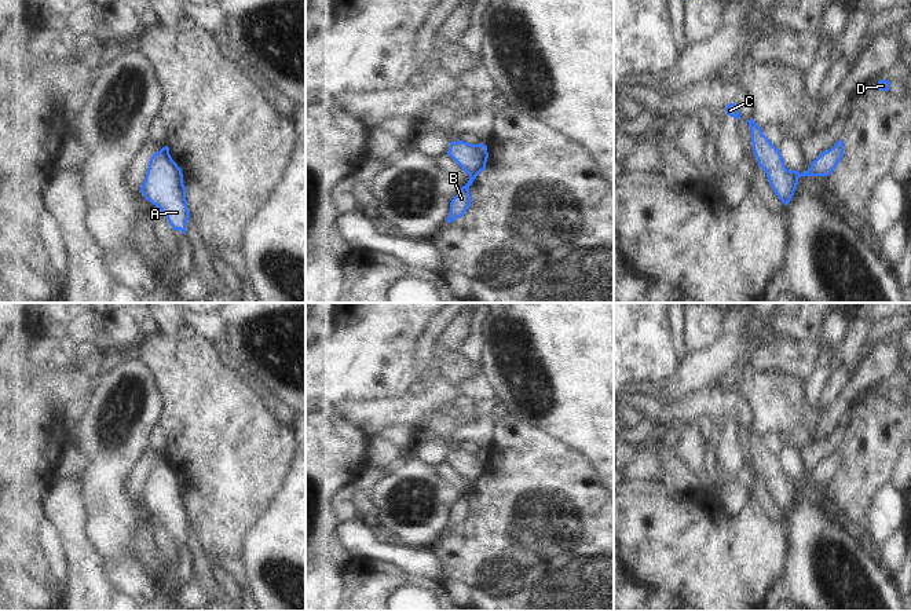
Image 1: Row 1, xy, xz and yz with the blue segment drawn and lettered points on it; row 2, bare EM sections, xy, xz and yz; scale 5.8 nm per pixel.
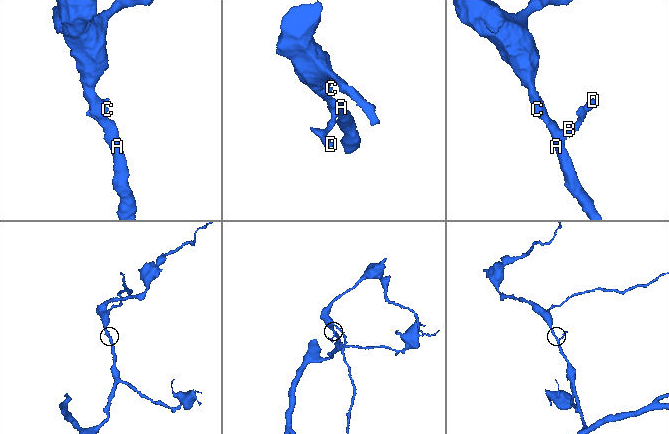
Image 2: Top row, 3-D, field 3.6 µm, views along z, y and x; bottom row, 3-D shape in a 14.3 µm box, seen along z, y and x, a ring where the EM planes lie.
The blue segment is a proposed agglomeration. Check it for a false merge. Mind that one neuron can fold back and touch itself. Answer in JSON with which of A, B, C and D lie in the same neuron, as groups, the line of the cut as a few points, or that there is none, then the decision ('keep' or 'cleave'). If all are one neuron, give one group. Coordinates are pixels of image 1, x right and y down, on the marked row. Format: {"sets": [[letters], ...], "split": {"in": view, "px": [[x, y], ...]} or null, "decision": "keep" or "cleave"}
{"sets": [["A", "B", "C", "D"]], "split": null, "decision": "keep"}

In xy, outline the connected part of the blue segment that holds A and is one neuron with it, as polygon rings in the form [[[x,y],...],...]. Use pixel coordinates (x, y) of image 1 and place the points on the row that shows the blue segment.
[[[168,146],[150,158],[140,191],[147,201],[161,209],[175,231],[180,230],[186,235],[190,219],[186,187],[182,169],[172,160]]]

